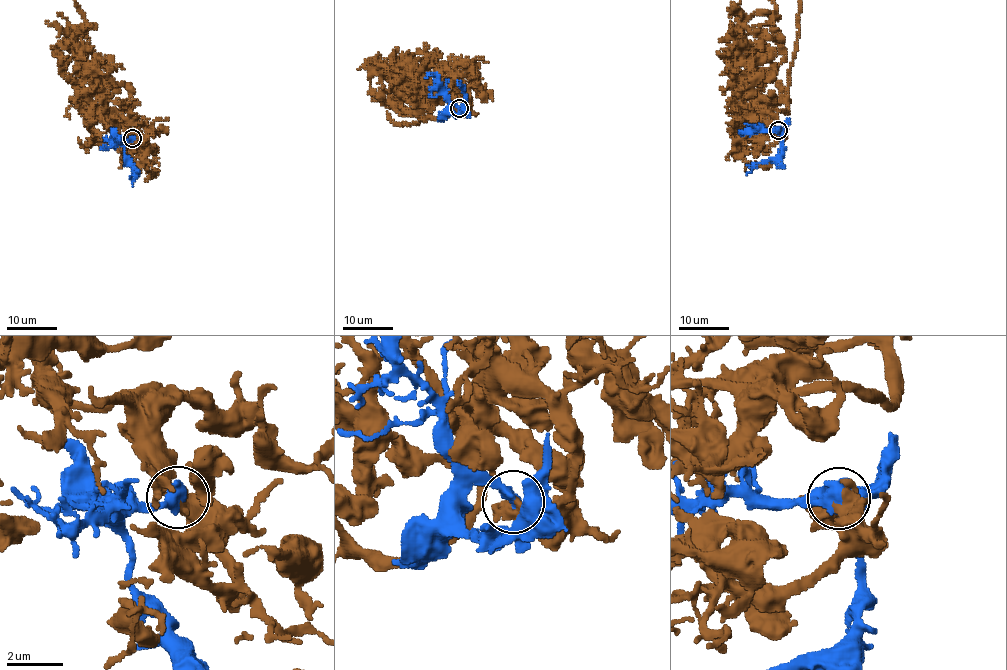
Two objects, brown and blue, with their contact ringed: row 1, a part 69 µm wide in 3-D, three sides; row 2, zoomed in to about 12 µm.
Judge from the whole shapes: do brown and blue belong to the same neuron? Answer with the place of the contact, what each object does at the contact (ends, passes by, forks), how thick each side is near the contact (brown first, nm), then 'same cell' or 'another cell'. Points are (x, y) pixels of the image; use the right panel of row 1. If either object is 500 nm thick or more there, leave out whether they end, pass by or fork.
(778, 130) | 650/500 nm | same cell

